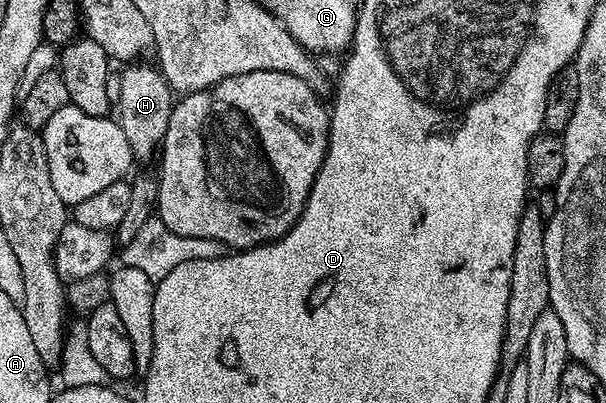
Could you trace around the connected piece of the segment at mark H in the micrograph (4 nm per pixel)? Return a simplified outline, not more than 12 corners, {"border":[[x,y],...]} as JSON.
{"border":[[152,63],[120,69],[115,119],[134,161],[158,155],[175,93]]}

